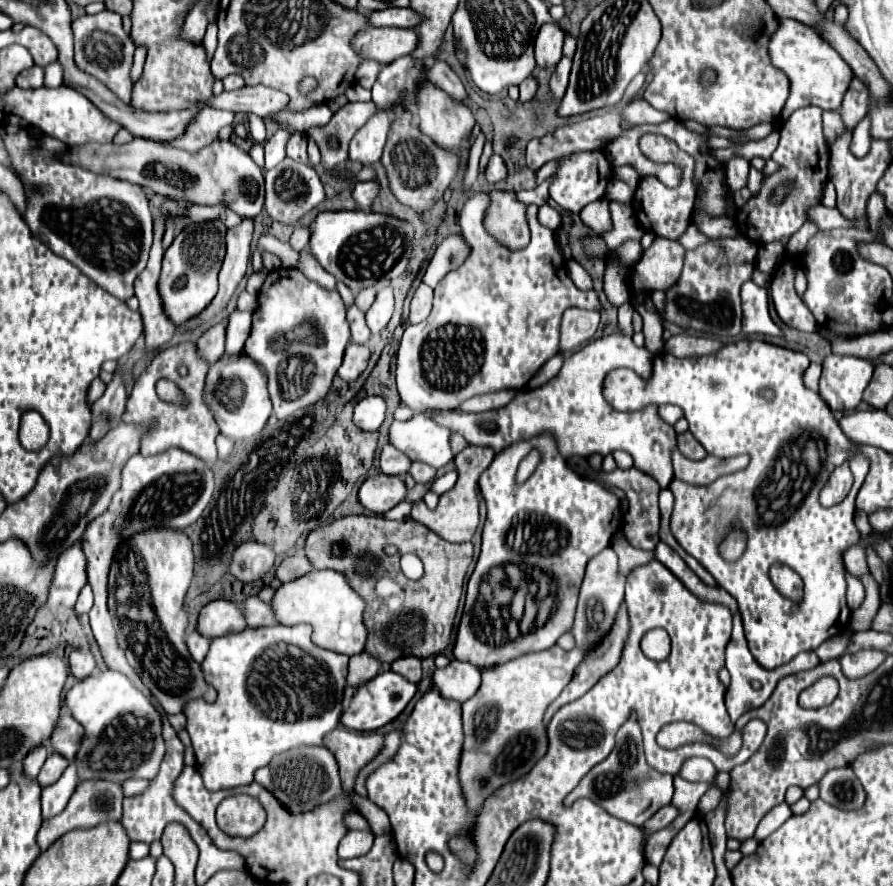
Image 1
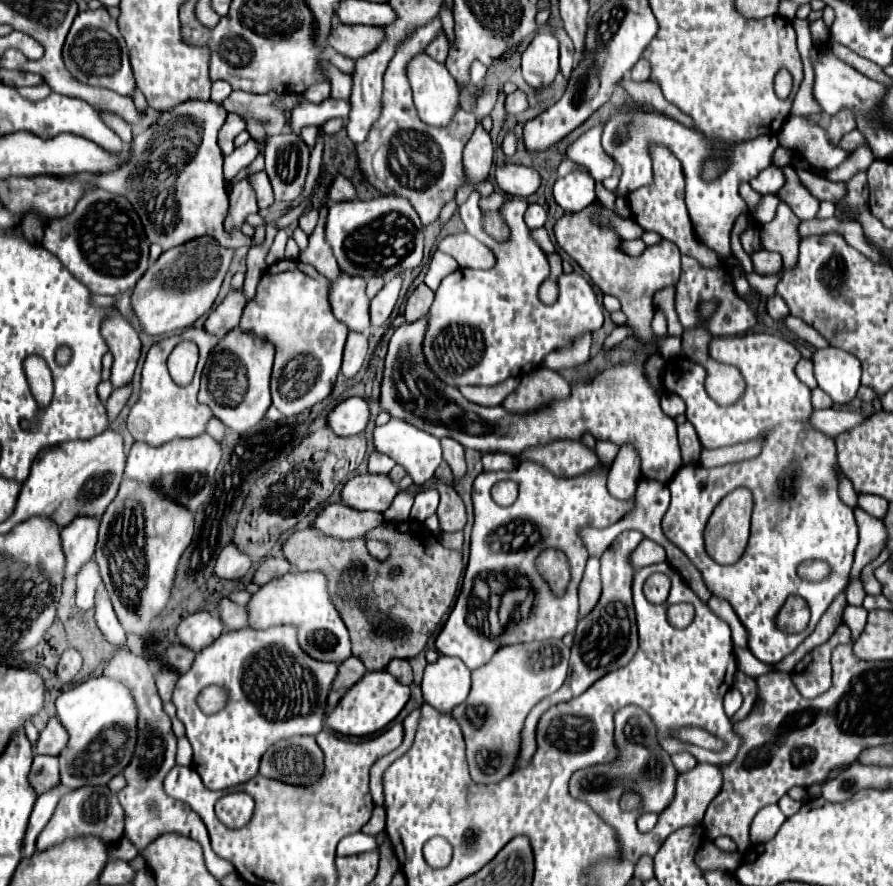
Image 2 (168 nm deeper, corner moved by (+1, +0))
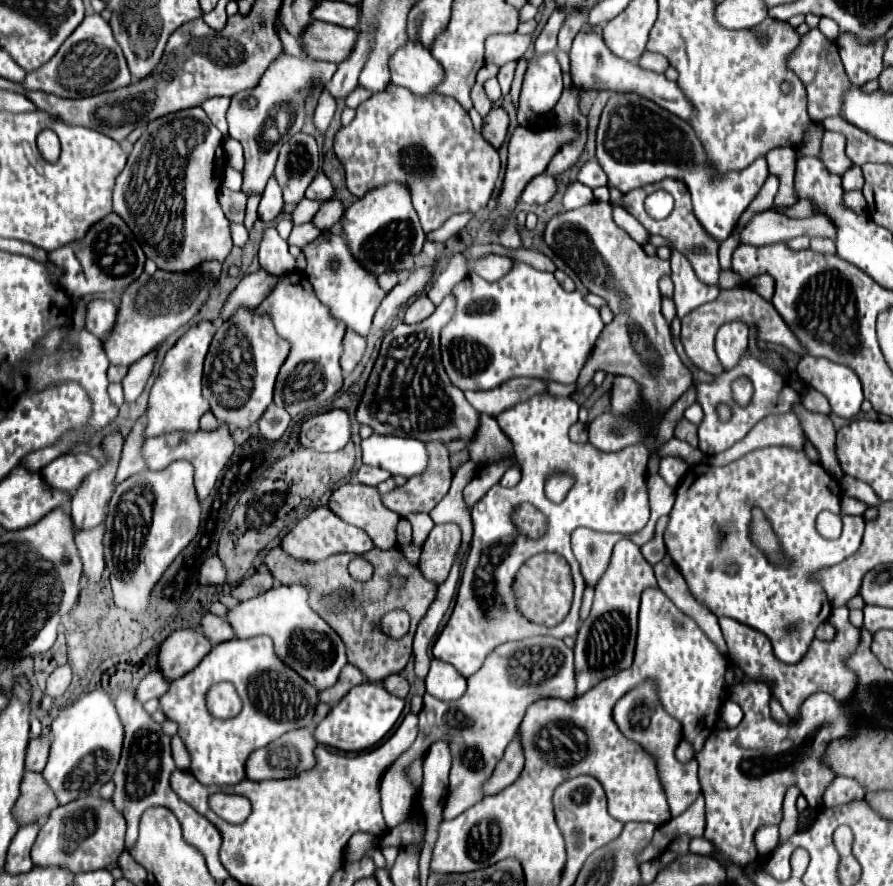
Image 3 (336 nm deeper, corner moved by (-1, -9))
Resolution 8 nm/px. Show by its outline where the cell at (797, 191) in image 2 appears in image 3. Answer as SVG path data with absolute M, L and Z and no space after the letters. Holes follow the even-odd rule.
M774 148L766 156L770 174L776 174L780 178L780 190L776 194L774 206L792 206L796 204L794 196L794 162L796 152L790 148Z

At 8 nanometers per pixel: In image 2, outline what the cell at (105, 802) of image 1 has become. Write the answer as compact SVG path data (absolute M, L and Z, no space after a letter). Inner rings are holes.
M84 785L82 789L74 789L62 795L58 809L54 817L48 821L46 829L38 835L36 847L38 851L44 851L56 843L60 843L66 837L78 837L78 835L98 835L108 845L114 845L124 831L124 811L118 803L116 793L112 793L106 785Z

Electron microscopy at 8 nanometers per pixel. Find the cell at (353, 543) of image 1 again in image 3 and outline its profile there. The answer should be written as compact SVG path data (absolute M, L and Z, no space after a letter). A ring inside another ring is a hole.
M280 546L272 548L264 564L272 572L276 584L300 584L308 590L308 598L312 610L322 614L322 618L336 630L342 638L348 654L348 662L354 664L370 682L382 682L390 674L398 674L412 656L412 638L416 632L416 624L424 618L428 604L432 604L436 596L436 584L426 580L418 568L412 568L402 552L394 546L390 550L372 548L366 558L374 566L374 576L368 582L356 582L348 574L348 562L354 554L336 554L320 562L298 562L288 556ZM392 576L402 576L406 582L400 588L390 586ZM390 610L406 610L410 614L410 630L400 640L388 638L380 630L380 618Z

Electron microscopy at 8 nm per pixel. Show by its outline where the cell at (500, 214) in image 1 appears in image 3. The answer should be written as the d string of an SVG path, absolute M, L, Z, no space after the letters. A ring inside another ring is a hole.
M388 84L386 90L376 92L358 106L354 120L336 132L334 152L344 166L348 190L358 198L390 180L408 184L424 232L440 228L454 214L474 212L486 206L500 172L498 152L478 132L474 134L468 112L464 112L456 100L435 93L425 96L410 94L410 90L398 90L394 84Z

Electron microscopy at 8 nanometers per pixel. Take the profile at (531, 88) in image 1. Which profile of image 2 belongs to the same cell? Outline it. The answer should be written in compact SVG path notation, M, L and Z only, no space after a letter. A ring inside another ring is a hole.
M514 91L510 95L506 95L506 113L510 115L518 115L522 111L528 109L528 97L524 91Z

